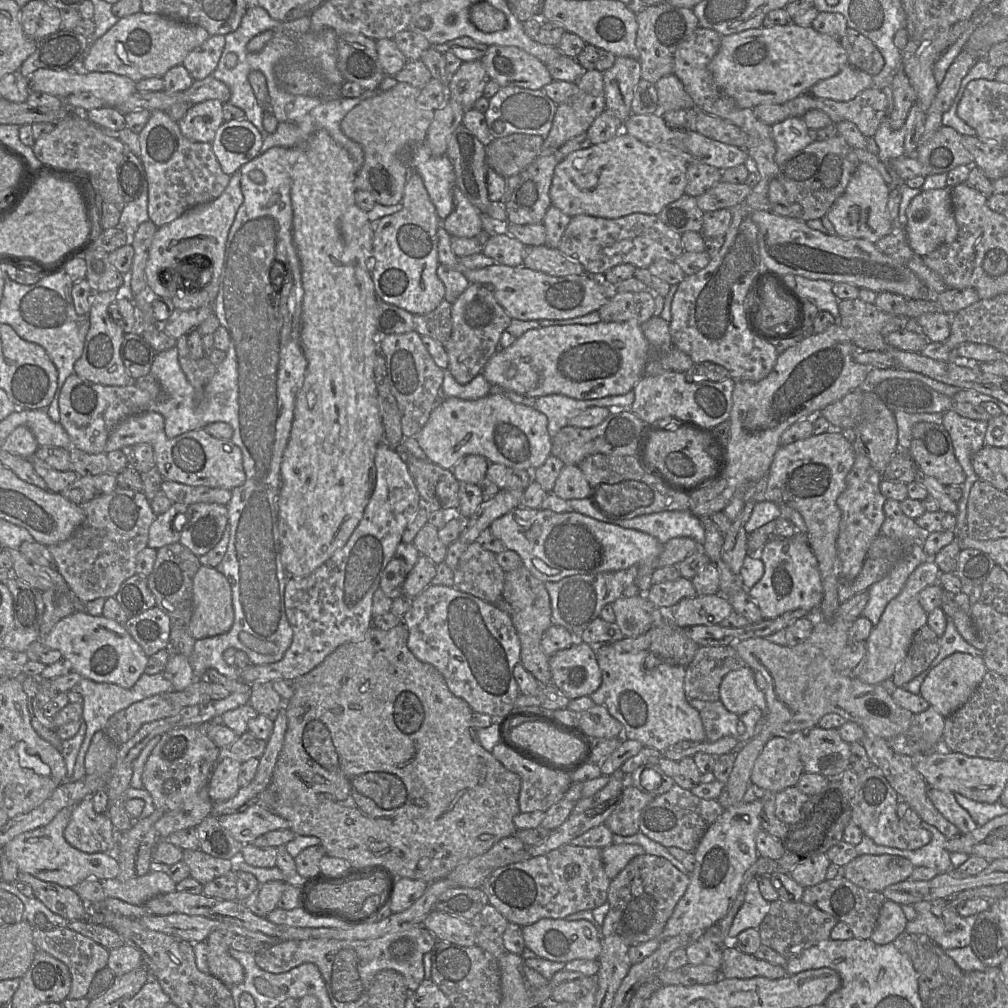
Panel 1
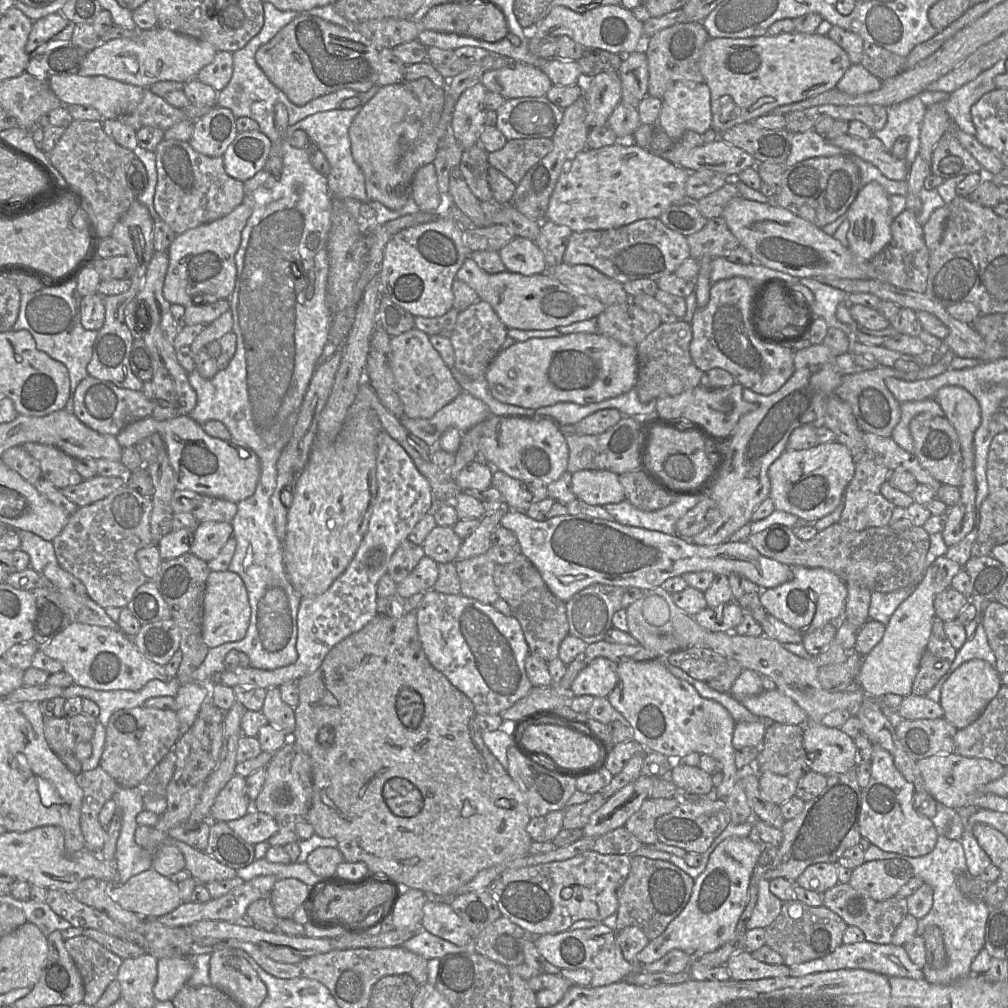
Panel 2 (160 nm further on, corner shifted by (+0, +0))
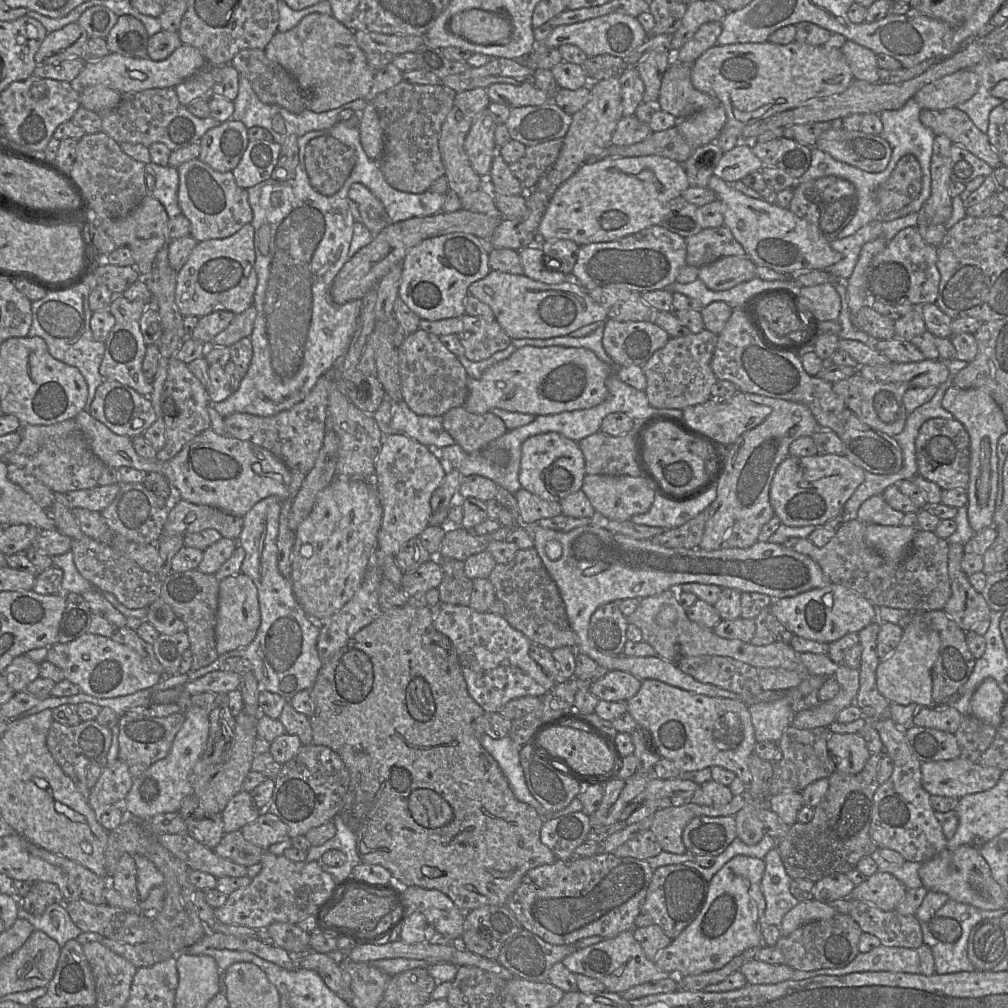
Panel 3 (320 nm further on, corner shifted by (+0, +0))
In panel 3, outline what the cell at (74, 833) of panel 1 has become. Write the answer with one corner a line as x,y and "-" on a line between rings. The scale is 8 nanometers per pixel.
117,759
102,771
95,786
89,790
87,800
98,821
107,807
122,804
132,782
128,765
122,760

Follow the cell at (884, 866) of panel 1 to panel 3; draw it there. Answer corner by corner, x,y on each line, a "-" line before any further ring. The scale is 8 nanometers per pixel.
878,871
855,886
849,898
865,902
882,911
892,911
904,899
906,892
906,887
896,877

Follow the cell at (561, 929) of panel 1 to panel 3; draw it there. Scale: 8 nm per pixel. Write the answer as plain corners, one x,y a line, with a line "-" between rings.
624,931
614,938
602,939
597,944
577,949
561,963
575,974
599,980
604,984
606,991
615,993
622,993
633,986
671,976
645,956
640,943
633,936
633,931

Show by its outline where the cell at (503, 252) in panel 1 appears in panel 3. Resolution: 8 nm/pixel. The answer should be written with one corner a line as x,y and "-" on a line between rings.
536,243
518,252
524,276
546,284
559,284
570,279
569,275
558,271
553,263
547,262
542,249

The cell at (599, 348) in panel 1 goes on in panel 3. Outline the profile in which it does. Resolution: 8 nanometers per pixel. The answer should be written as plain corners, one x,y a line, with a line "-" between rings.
527,345
487,368
480,378
468,378
468,395
463,407
474,414
499,408
536,416
588,409
607,398
607,379
613,372
638,390
644,391
647,386
641,366
616,366
613,369
586,348

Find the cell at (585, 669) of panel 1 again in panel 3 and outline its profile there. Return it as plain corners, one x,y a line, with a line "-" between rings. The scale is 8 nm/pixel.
609,670
594,681
589,690
601,700
627,701
638,693
641,685
642,680
629,672

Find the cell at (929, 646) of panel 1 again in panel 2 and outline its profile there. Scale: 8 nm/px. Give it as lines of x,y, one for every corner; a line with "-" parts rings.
935,616
927,647
913,681
912,693
926,696
950,669
957,654
944,630
944,622

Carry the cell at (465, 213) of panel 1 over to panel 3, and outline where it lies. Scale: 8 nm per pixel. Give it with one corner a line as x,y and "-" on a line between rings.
478,87
458,92
453,107
442,125
439,138
439,150
449,188
455,192
458,197
462,197
470,192
475,192
483,187
487,187
485,180
478,176
472,169
468,155
465,151
465,139
477,116
483,110
487,109
490,103
491,99
485,88

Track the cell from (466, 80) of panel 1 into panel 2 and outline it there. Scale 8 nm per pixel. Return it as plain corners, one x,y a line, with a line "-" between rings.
479,82
463,91
455,104
452,128
464,150
480,143
480,133
486,125
488,111
484,105
487,92
487,88

